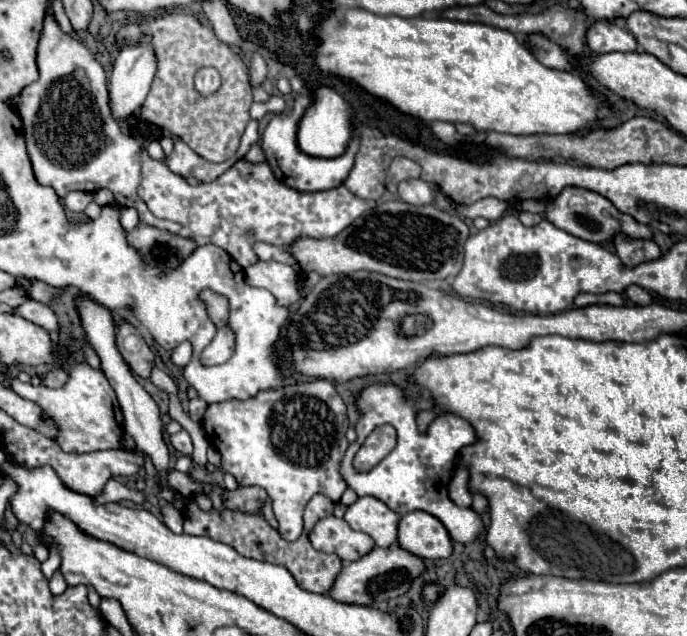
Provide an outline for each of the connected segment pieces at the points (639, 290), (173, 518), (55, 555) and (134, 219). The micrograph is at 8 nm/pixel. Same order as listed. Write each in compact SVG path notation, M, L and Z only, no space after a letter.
M632 284L632 286L626 288L626 296L628 296L628 300L630 300L632 304L636 304L636 306L648 306L648 304L652 302L648 290L644 290L642 286L636 286L636 284Z
M164 506L162 508L162 518L164 518L164 524L174 530L174 532L182 532L182 516L180 512L174 508L174 506Z
M52 544L50 546L50 558L42 564L42 572L44 572L44 576L46 578L52 578L52 574L54 574L54 570L60 566L60 550L56 548L56 544Z
M124 208L124 210L120 212L120 222L122 222L122 226L130 232L130 230L138 224L138 212L136 212L134 208Z

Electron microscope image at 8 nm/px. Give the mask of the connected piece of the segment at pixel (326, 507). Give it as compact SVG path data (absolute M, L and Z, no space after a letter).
M316 494L306 504L304 532L296 542L286 542L284 538L280 538L278 530L270 528L270 524L264 520L264 516L260 512L246 514L246 512L240 512L240 510L228 510L228 508L222 508L222 510L212 508L210 512L204 512L204 510L198 508L196 502L186 502L182 516L184 516L184 532L186 534L208 536L208 538L212 538L216 542L232 546L238 554L242 554L246 558L254 558L254 560L284 566L294 576L294 580L298 582L300 588L308 590L308 592L316 592L316 594L326 594L330 590L336 574L342 568L342 560L338 556L334 556L334 554L324 554L324 552L314 550L310 540L308 540L308 532L318 520L330 516L332 510L334 510L334 502L330 498L326 498L326 496L322 496L322 494Z

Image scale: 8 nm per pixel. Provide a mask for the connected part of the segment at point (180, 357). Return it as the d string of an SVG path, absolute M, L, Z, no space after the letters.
M182 342L182 344L178 344L178 346L172 350L170 360L172 360L172 364L184 368L184 366L190 362L190 356L192 356L192 346L190 346L188 342Z

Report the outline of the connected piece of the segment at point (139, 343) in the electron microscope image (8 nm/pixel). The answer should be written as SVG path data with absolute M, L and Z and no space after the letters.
M124 322L124 324L118 326L116 344L118 344L118 350L120 350L122 358L130 366L130 370L140 378L150 378L152 364L154 364L154 354L148 348L148 344L144 342L142 334L132 324Z

